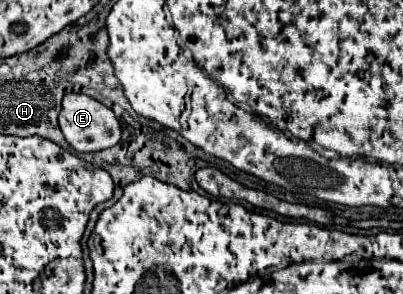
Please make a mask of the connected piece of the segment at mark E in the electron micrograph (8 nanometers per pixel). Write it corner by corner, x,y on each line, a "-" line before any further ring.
67,93
63,97
63,107
59,113
59,129
65,137
65,141
77,151
77,153
93,153
101,149
109,149
119,143
121,139
121,125
115,117
115,113
105,107
103,103
95,101
89,95
83,93

